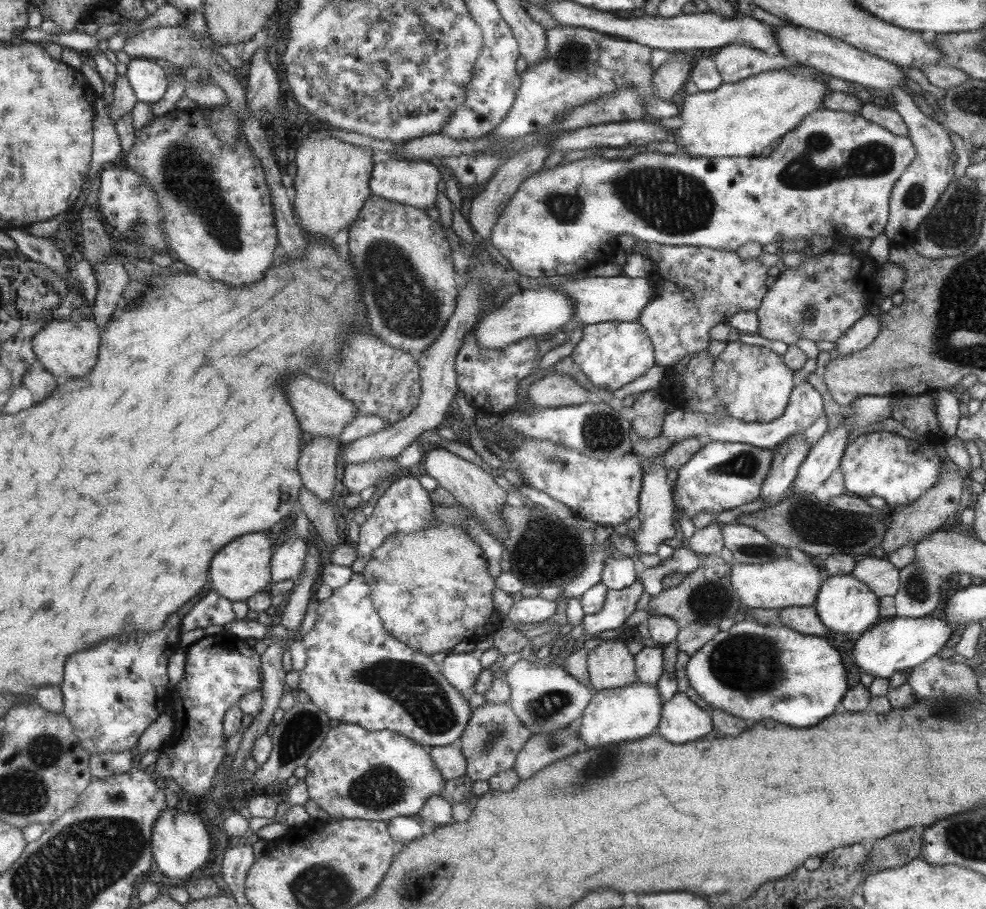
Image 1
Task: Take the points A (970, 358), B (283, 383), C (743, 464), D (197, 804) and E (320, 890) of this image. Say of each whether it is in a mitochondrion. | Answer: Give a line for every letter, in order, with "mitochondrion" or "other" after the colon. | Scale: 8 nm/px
A: mitochondrion
B: other
C: mitochondrion
D: other
E: mitochondrion

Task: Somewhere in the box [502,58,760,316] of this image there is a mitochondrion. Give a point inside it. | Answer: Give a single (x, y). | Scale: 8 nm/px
(674, 203)

